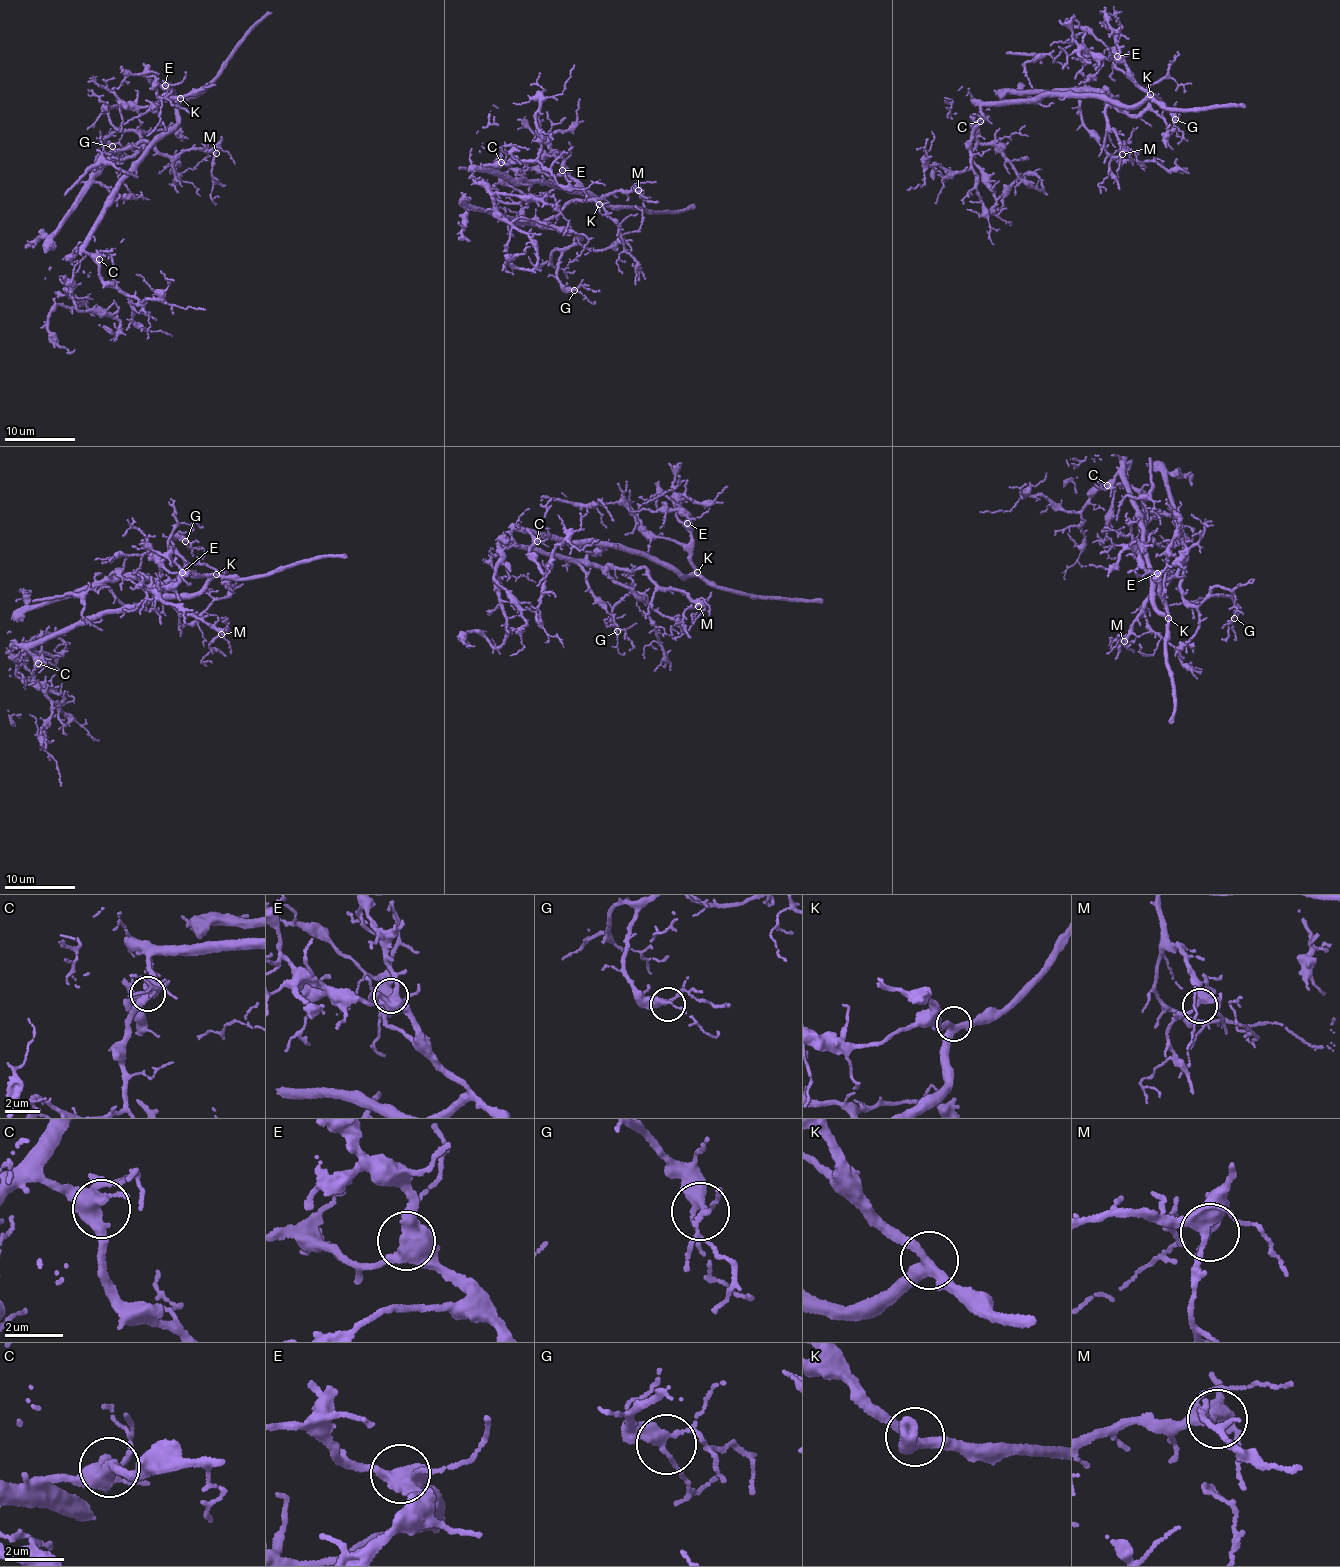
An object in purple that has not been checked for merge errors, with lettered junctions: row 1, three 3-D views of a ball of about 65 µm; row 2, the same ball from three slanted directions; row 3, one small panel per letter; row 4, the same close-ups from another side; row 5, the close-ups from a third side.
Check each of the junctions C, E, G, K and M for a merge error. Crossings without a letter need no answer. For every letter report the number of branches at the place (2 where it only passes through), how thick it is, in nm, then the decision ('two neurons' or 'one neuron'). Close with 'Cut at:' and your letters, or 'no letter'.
C: 5 branches meet; 440 nm thick; one neuron
E: 4 branches meet; 480 nm thick; one neuron
G: 3 branches meet; 280 nm thick; one neuron
K: 3 branches meet; 320 nm thick; one neuron
M: 4 branches meet; 320 nm thick; one neuron
Cut at: no letter

